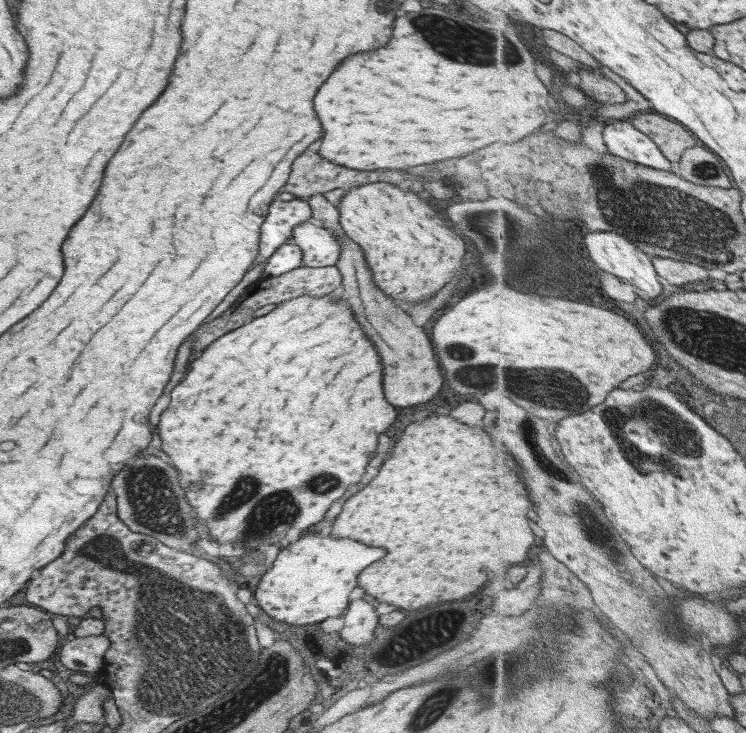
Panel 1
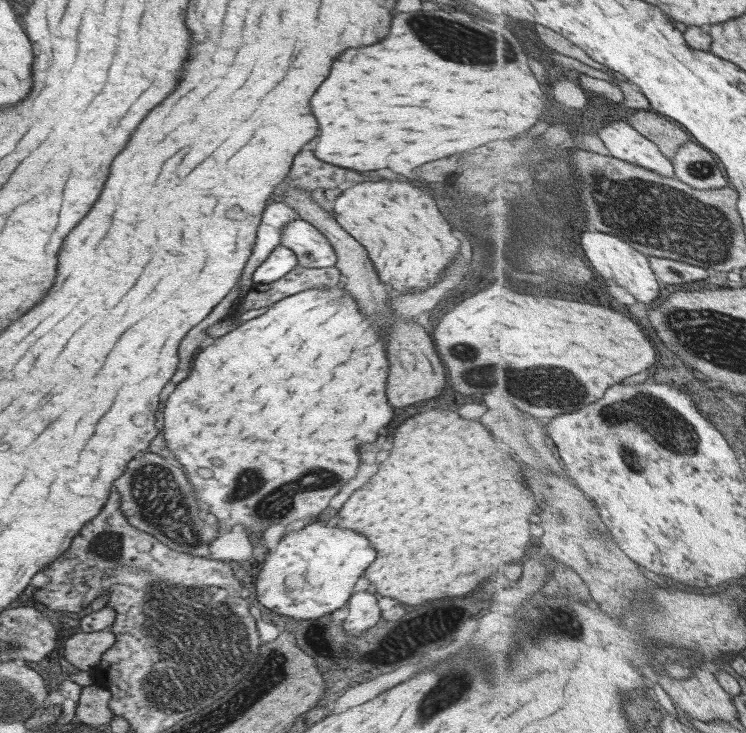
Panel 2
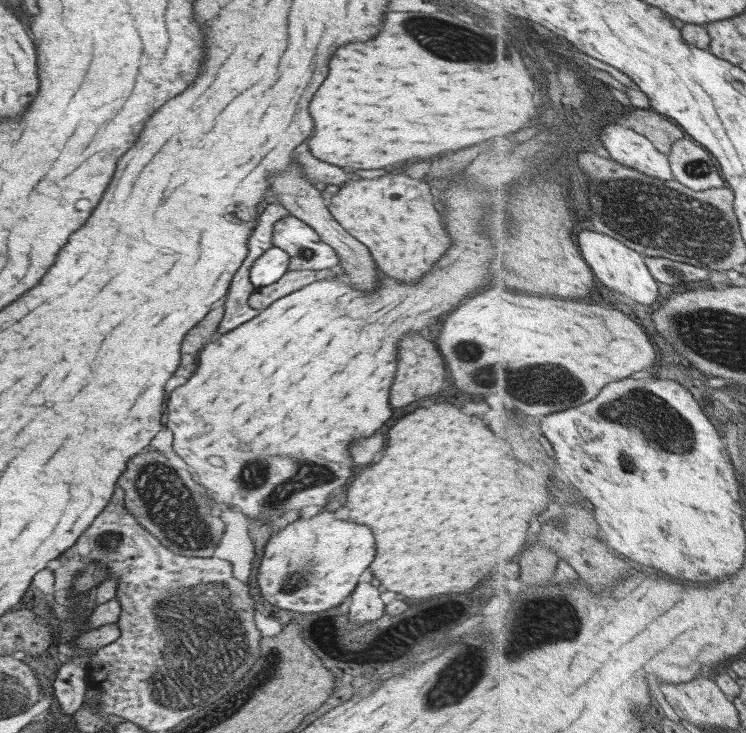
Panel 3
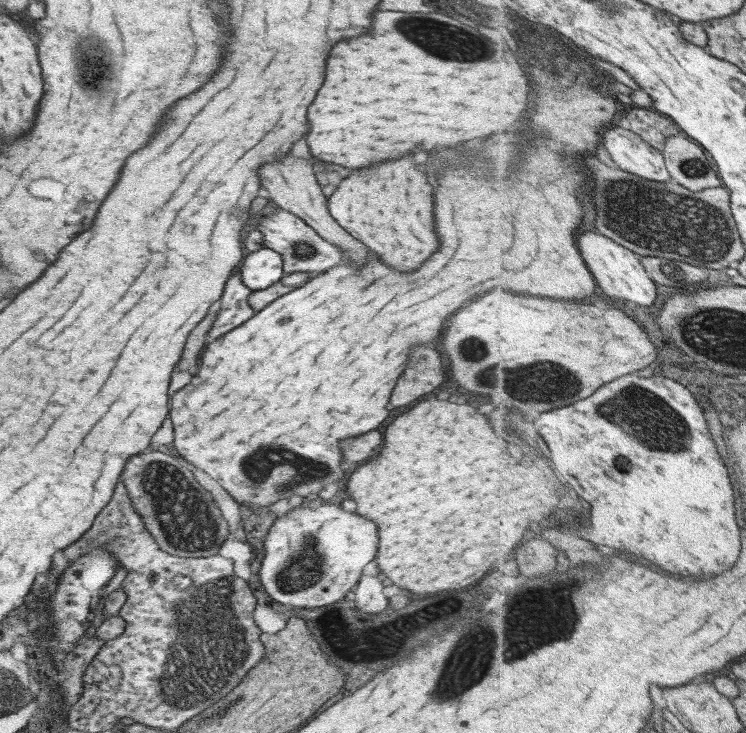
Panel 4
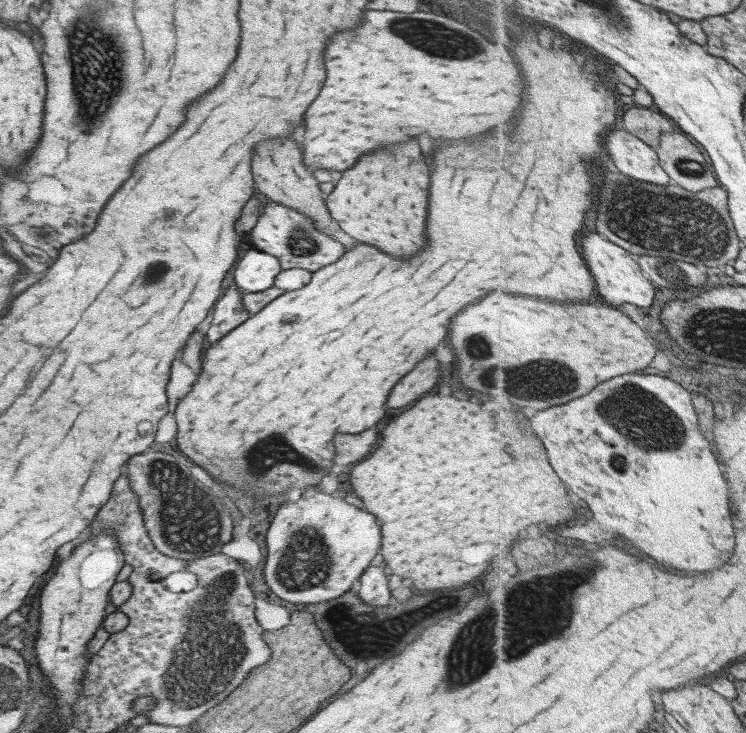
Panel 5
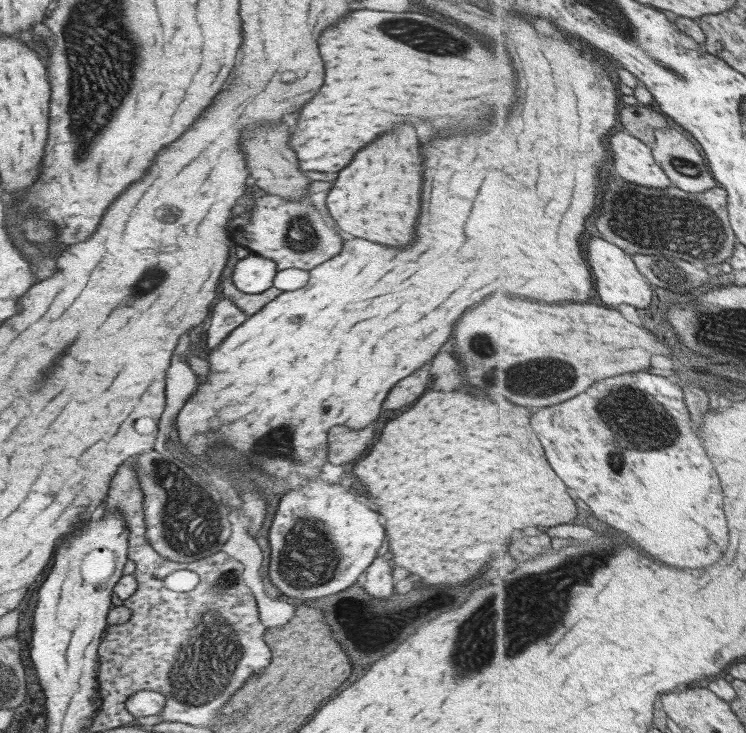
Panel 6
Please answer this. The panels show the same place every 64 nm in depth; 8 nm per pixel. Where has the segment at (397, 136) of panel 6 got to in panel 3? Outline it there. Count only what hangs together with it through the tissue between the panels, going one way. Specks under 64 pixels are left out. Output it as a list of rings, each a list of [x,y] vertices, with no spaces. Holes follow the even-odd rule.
[[[391,170],[378,178],[350,177],[339,186],[337,192],[326,200],[329,214],[355,240],[367,247],[369,254],[379,270],[401,280],[413,280],[423,274],[447,248],[449,238],[443,232],[439,214],[433,206],[433,196],[429,184],[417,178],[409,178],[405,170]]]

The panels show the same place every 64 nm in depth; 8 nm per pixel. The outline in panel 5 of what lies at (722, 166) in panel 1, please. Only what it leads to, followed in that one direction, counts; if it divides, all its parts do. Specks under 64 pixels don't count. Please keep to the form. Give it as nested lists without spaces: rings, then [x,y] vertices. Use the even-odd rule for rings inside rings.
[[[683,128],[678,129],[679,132],[663,132],[661,143],[656,147],[659,162],[673,183],[699,193],[721,186],[711,156]]]

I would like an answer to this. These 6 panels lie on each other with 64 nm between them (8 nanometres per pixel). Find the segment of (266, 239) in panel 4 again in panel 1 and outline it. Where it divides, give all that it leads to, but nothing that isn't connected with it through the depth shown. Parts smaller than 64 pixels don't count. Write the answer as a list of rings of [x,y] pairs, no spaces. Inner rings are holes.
[[[310,220],[293,226],[287,242],[299,248],[301,264],[311,268],[333,266],[341,253],[333,234]]]

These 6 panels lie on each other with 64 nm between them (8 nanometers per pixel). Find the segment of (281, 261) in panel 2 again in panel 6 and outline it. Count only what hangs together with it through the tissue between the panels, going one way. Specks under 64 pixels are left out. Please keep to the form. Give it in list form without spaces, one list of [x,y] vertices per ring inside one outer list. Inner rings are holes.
[[[249,252],[239,259],[231,272],[232,285],[245,294],[259,294],[272,287],[275,262]]]

